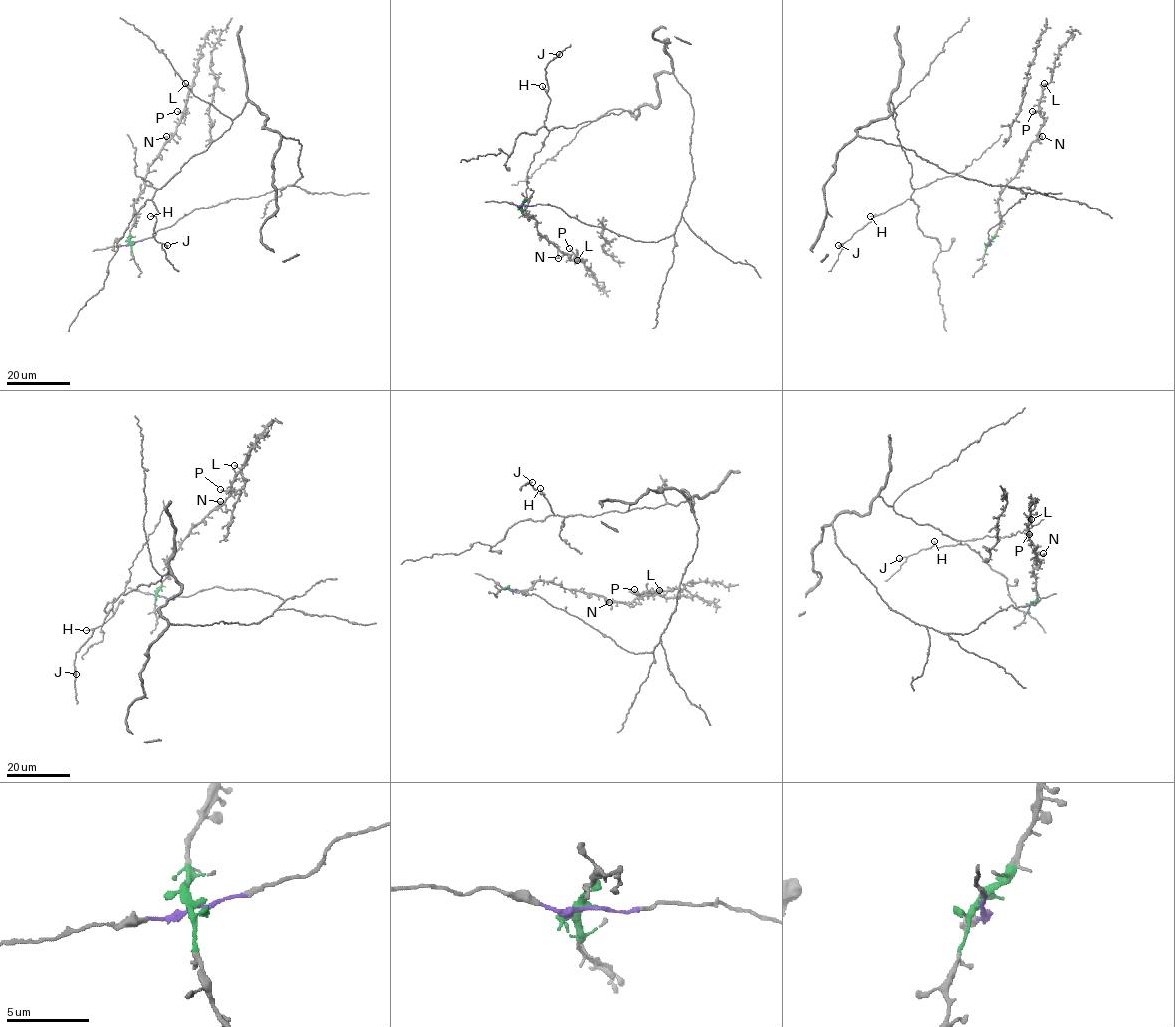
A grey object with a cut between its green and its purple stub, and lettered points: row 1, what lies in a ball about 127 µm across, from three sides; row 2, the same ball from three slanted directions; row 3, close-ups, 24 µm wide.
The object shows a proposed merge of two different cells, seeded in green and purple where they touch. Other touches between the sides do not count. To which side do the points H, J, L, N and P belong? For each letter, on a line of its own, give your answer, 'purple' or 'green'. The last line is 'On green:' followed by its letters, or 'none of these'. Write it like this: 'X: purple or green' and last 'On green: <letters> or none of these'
H: purple
J: purple
L: green
N: green
P: green
On green: L, N, P

